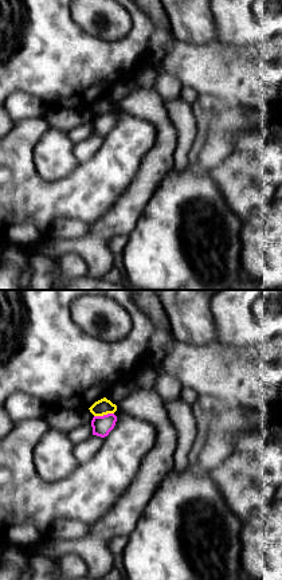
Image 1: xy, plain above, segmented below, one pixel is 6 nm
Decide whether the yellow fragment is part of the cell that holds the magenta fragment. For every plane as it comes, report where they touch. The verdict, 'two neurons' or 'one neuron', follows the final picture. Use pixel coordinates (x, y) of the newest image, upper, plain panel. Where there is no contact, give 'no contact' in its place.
(104, 114)

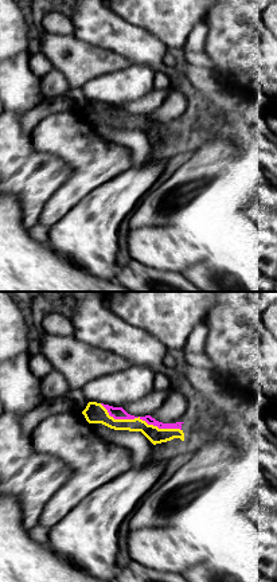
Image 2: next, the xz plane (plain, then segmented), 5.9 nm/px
(140, 117)

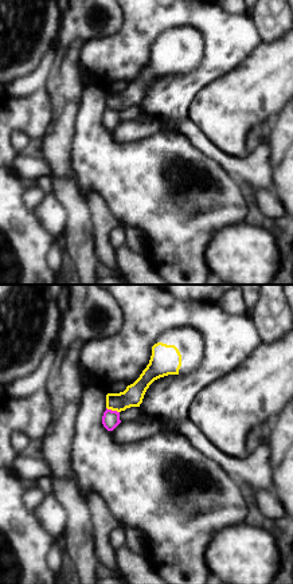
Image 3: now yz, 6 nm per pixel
(113, 110)

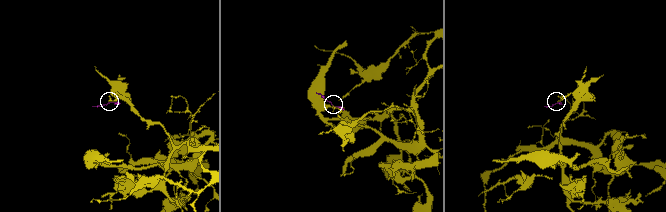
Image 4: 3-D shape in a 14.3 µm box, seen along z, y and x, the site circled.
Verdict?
two neurons

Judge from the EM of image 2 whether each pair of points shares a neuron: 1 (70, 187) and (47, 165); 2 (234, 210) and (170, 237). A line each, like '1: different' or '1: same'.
1: different
2: different

